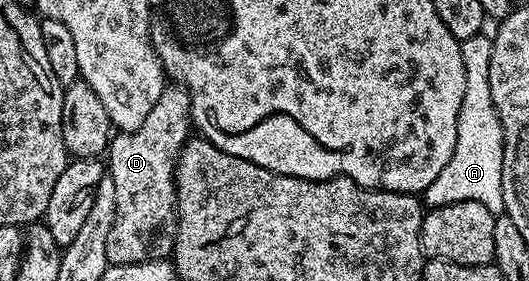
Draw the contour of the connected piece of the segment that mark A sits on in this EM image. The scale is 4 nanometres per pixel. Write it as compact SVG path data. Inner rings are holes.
M481 32L460 43L462 64L466 68L466 93L462 96L462 108L458 112L458 140L454 144L454 152L446 168L442 168L434 184L430 184L422 192L425 207L445 206L462 200L478 200L478 204L486 204L492 214L499 216L505 213L506 184L502 180L504 129L494 108L494 96L490 96L492 38L486 35L487 33Z

